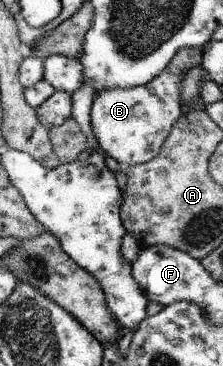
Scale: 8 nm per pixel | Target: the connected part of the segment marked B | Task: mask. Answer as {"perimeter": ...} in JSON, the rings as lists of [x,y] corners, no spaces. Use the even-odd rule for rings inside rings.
{"perimeter":[[[164,71],[144,86],[125,89],[108,88],[95,93],[91,113],[91,126],[94,136],[104,152],[114,158],[123,168],[150,162],[162,151],[164,143],[171,135],[174,124],[184,115],[181,111],[183,105],[183,77],[182,74],[178,76],[172,75],[169,71]]]}

